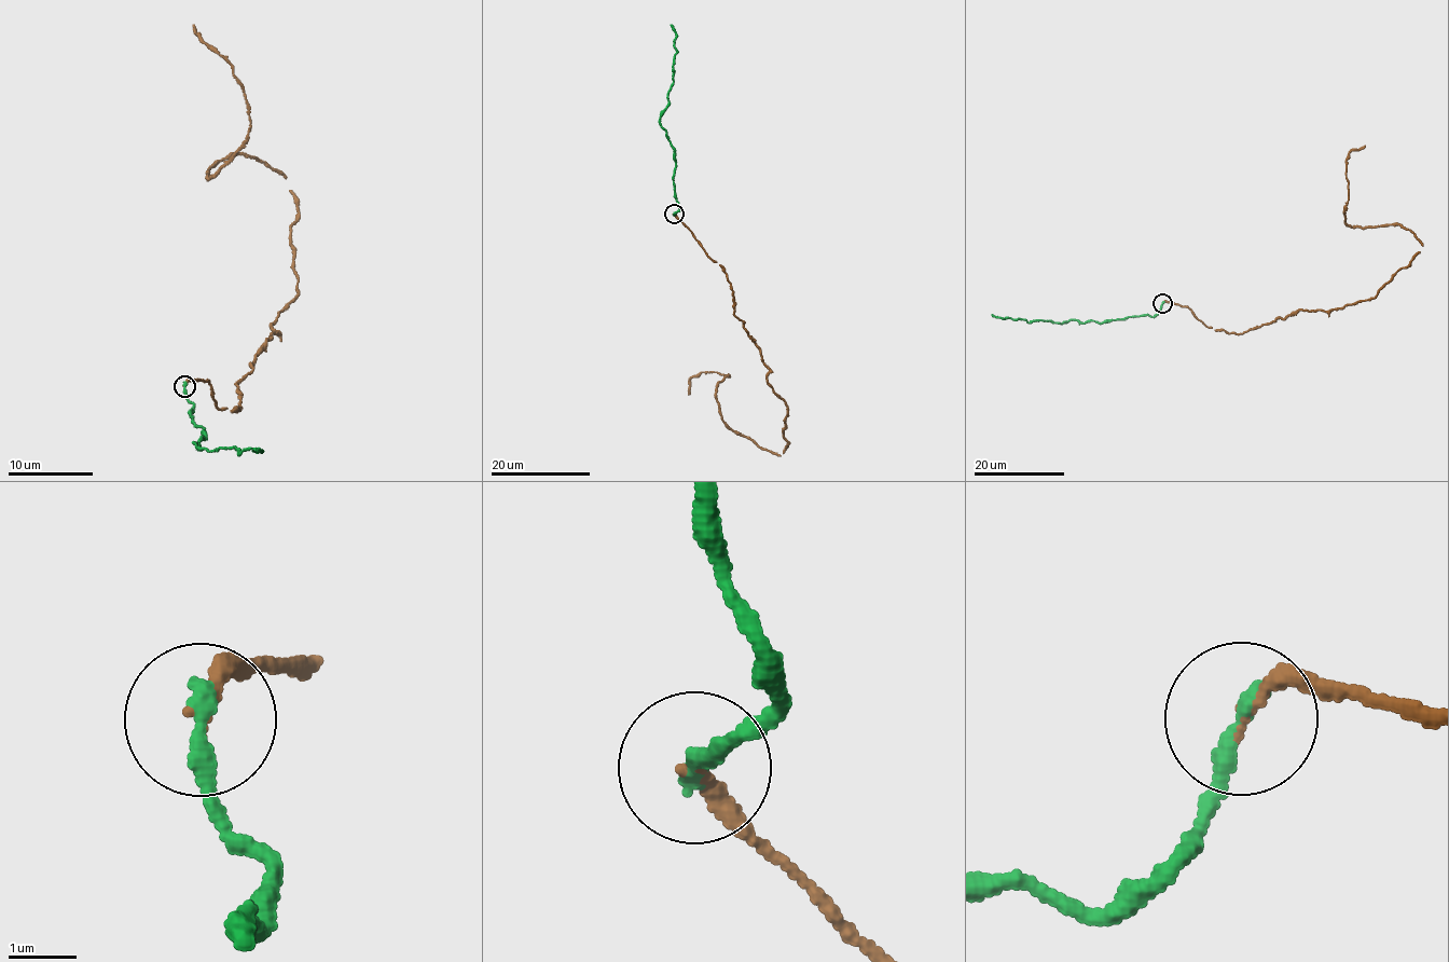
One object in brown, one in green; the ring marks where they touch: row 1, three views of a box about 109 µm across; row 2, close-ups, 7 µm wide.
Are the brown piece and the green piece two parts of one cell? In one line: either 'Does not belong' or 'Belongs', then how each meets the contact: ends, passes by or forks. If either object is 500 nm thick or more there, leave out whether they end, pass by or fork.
Belongs. At the ring brown ends. At the ring green ends

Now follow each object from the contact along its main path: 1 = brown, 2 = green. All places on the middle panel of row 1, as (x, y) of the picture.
1: (674, 214), (719, 264), (785, 402), (784, 453), (723, 421), (716, 388), (729, 375), (701, 371), (688, 394)
2: (674, 214), (679, 209), (673, 182), (675, 150), (660, 123), (673, 81), (676, 33), (670, 24)

